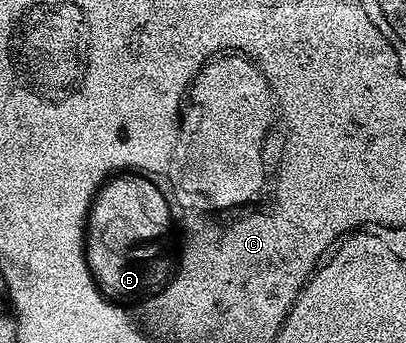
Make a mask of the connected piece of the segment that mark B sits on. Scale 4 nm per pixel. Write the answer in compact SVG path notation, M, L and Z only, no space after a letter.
M116 165L116 169L107 169L102 178L92 188L88 196L88 205L84 209L82 228L80 229L80 241L78 251L83 253L83 262L89 273L90 284L95 287L96 294L100 296L100 301L106 303L106 307L115 307L118 311L139 311L141 307L146 307L146 303L154 303L154 299L162 299L162 295L170 287L174 287L178 275L182 275L182 251L188 249L190 231L182 231L182 219L184 215L174 215L174 203L170 203L170 195L150 179L150 175L142 175L142 171L134 171L134 167L122 167Z

